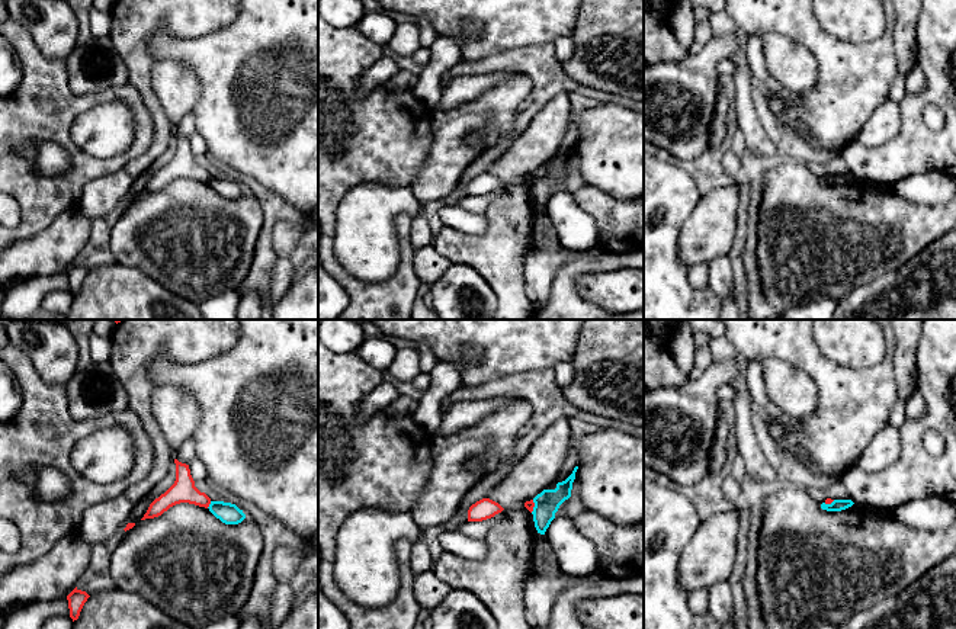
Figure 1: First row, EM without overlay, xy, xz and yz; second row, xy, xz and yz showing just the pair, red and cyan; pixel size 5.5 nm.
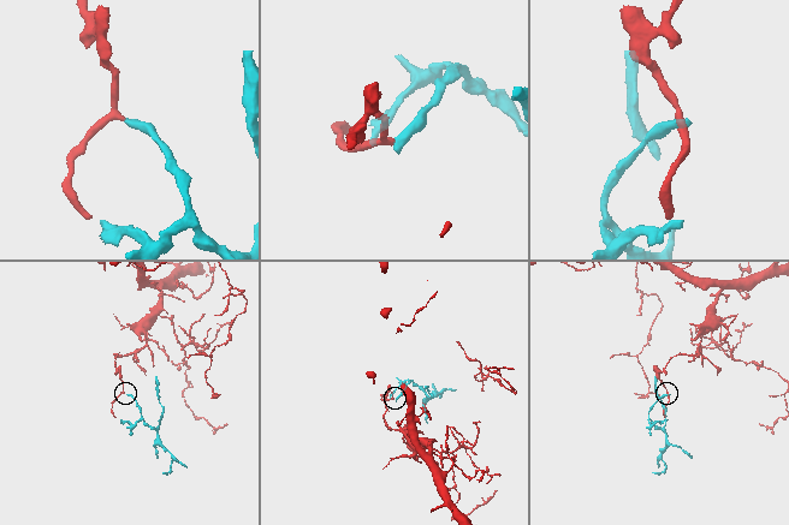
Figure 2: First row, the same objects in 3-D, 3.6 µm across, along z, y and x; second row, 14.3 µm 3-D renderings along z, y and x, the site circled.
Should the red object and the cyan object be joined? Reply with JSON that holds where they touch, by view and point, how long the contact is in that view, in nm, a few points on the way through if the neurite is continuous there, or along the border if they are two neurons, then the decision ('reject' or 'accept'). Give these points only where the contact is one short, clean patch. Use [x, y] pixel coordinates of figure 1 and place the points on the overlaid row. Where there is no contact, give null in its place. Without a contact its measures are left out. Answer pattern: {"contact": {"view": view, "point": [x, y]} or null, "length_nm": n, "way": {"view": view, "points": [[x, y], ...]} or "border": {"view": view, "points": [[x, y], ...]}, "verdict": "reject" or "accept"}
{"contact": {"view": "xy", "point": [209, 503]}, "length_nm": 50, "border": {"view": "xy", "points": [[211, 501], [207, 507]]}, "verdict": "reject"}

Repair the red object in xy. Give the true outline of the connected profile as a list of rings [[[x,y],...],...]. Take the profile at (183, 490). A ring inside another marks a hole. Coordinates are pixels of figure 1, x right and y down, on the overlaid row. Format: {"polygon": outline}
{"polygon": [[[174,459],[174,463],[174,484],[150,504],[147,513],[141,520],[158,517],[170,507],[180,503],[189,503],[205,508],[209,507],[211,498],[195,487],[195,481],[190,475],[189,465],[182,463],[177,459]]]}

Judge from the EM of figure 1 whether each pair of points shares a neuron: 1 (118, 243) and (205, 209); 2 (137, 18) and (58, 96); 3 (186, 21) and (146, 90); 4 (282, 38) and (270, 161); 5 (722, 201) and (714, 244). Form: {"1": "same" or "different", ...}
{"1": "same", "2": "different", "3": "same", "4": "same", "5": "same"}

